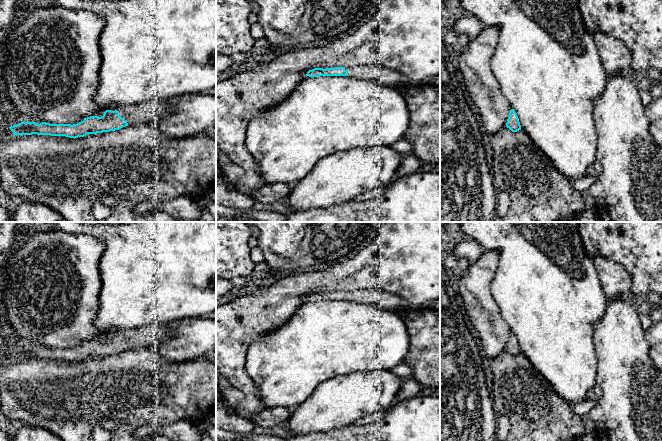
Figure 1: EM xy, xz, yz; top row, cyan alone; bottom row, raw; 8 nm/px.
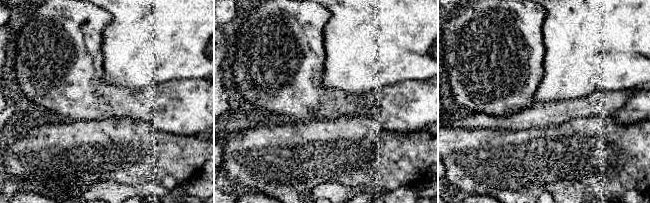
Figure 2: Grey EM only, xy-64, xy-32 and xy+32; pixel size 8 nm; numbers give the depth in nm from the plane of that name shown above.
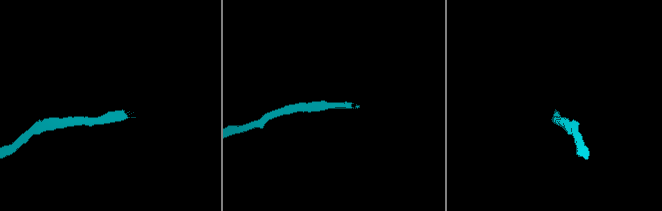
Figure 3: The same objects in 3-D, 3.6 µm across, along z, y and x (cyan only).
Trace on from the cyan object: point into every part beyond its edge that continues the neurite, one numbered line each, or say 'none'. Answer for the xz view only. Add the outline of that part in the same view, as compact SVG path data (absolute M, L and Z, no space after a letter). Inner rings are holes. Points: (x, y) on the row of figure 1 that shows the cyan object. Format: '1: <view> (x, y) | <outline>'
1: xz (392, 78) | M360 65L345 67L350 77L381 82L392 88L415 84L405 74L389 69L383 65Z

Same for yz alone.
none

